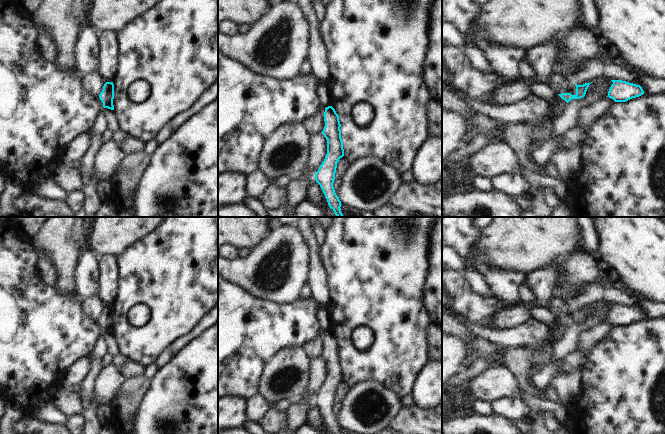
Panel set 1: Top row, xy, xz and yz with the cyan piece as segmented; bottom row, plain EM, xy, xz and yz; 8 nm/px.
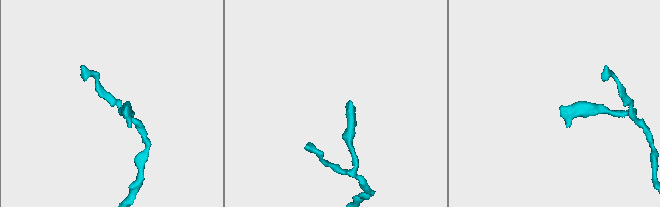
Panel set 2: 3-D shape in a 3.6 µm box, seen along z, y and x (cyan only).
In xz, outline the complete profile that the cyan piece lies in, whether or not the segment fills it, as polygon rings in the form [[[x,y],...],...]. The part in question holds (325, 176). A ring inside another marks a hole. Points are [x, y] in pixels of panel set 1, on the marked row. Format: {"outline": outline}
{"outline": [[[332,106],[325,108],[325,127],[321,132],[327,140],[327,154],[324,161],[315,173],[315,180],[320,185],[329,207],[337,217],[344,217],[341,212],[341,201],[336,195],[333,183],[337,163],[344,156],[343,141],[341,138],[341,124],[339,116]]]}

